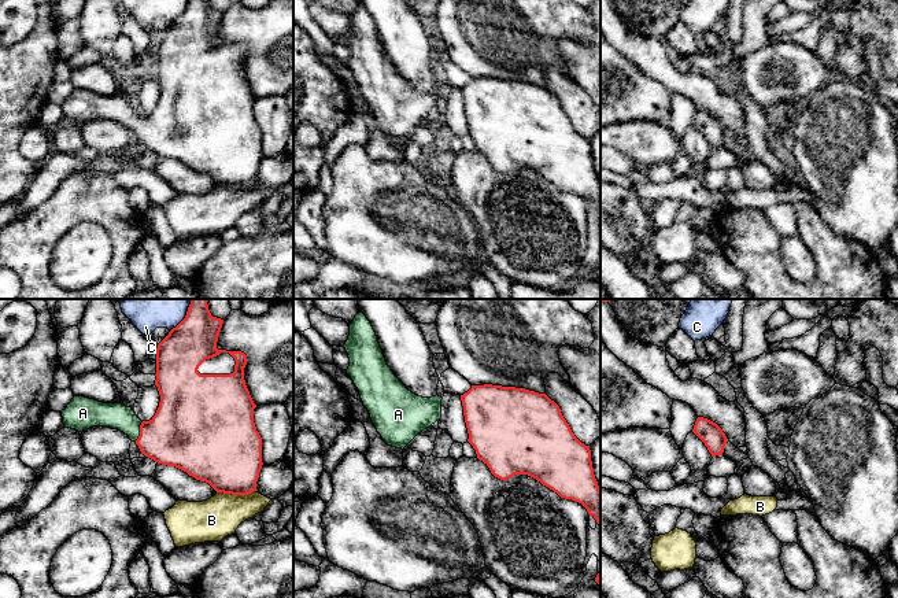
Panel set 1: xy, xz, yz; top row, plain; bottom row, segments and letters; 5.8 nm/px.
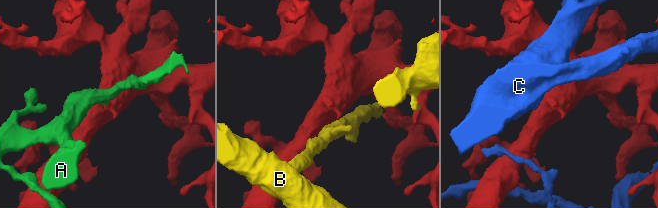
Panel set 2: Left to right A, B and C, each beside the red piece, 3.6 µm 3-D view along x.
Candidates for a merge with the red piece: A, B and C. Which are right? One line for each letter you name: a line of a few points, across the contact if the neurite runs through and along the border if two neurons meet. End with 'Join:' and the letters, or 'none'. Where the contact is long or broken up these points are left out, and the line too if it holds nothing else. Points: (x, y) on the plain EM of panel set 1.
A: xy (183, 126), (140, 124), (117, 109)
Join: A

